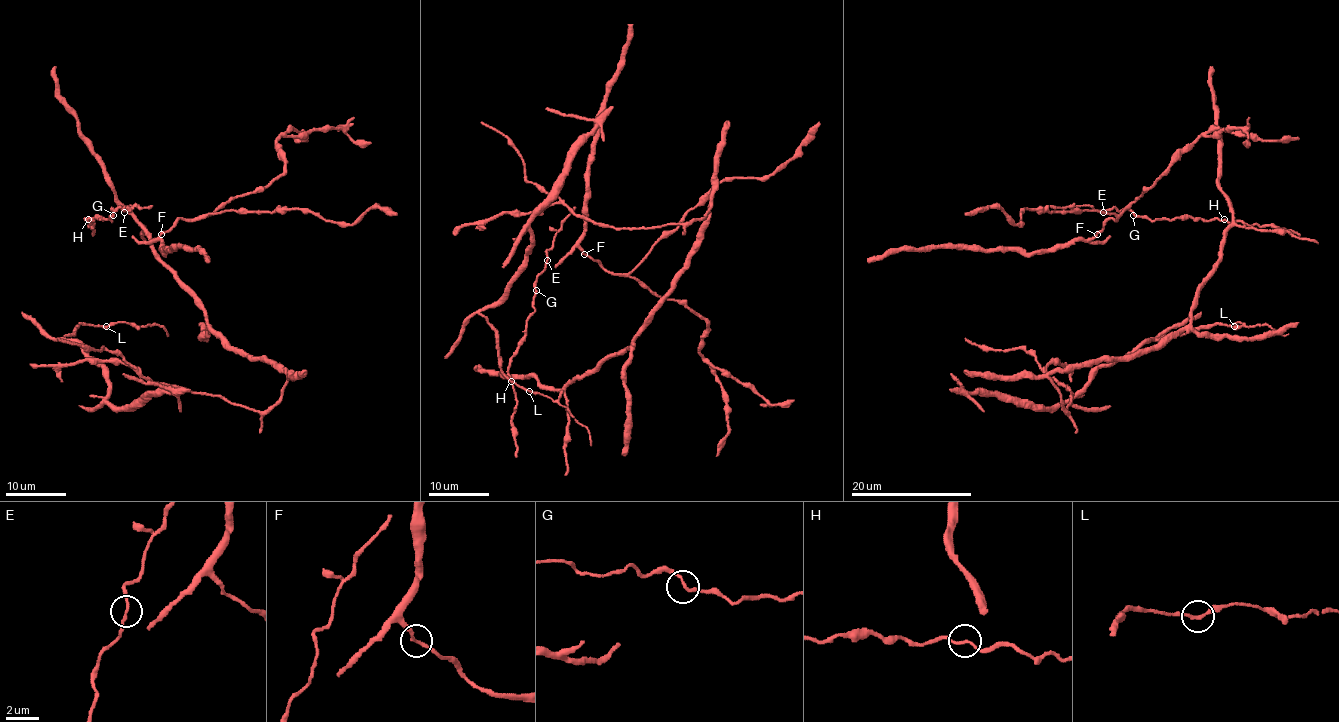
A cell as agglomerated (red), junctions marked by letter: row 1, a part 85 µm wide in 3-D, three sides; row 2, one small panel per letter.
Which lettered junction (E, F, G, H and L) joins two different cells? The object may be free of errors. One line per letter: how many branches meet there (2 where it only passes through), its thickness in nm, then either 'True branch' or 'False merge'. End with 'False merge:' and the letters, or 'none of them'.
E: Branches: 2. Thickness 160 nm. True branch
F: Branches: 2. Thickness 180 nm. True branch
G: Branches: 2. Thickness 180 nm. True branch
H: Branches: 2. Thickness 180 nm. True branch
L: Branches: 2. Thickness 180 nm. True branch
False merge: none of them

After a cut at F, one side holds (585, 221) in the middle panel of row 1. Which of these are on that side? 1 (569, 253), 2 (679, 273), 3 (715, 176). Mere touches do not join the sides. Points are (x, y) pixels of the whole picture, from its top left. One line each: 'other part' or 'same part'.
1: same part
2: same part
3: same part

